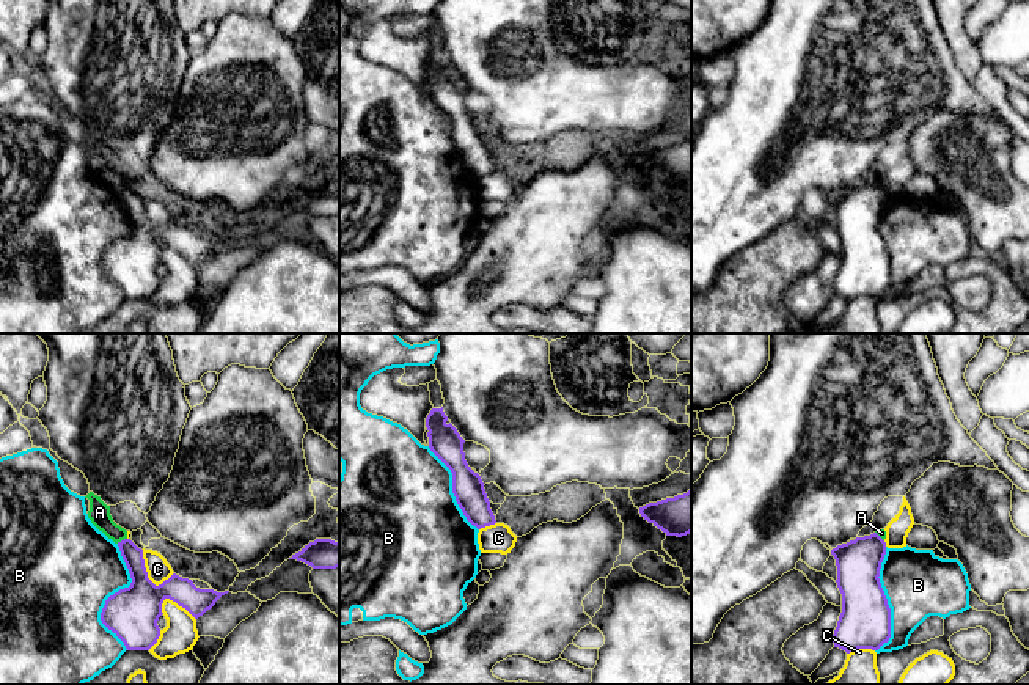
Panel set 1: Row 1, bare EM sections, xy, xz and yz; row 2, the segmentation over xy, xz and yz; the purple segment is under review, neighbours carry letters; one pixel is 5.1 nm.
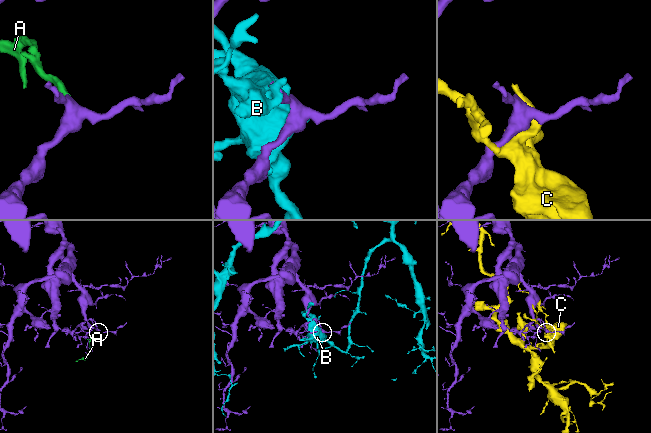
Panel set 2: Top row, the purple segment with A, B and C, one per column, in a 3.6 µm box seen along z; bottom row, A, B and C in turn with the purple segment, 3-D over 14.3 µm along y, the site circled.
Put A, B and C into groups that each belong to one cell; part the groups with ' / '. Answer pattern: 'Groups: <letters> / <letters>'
Groups: A / B / C

